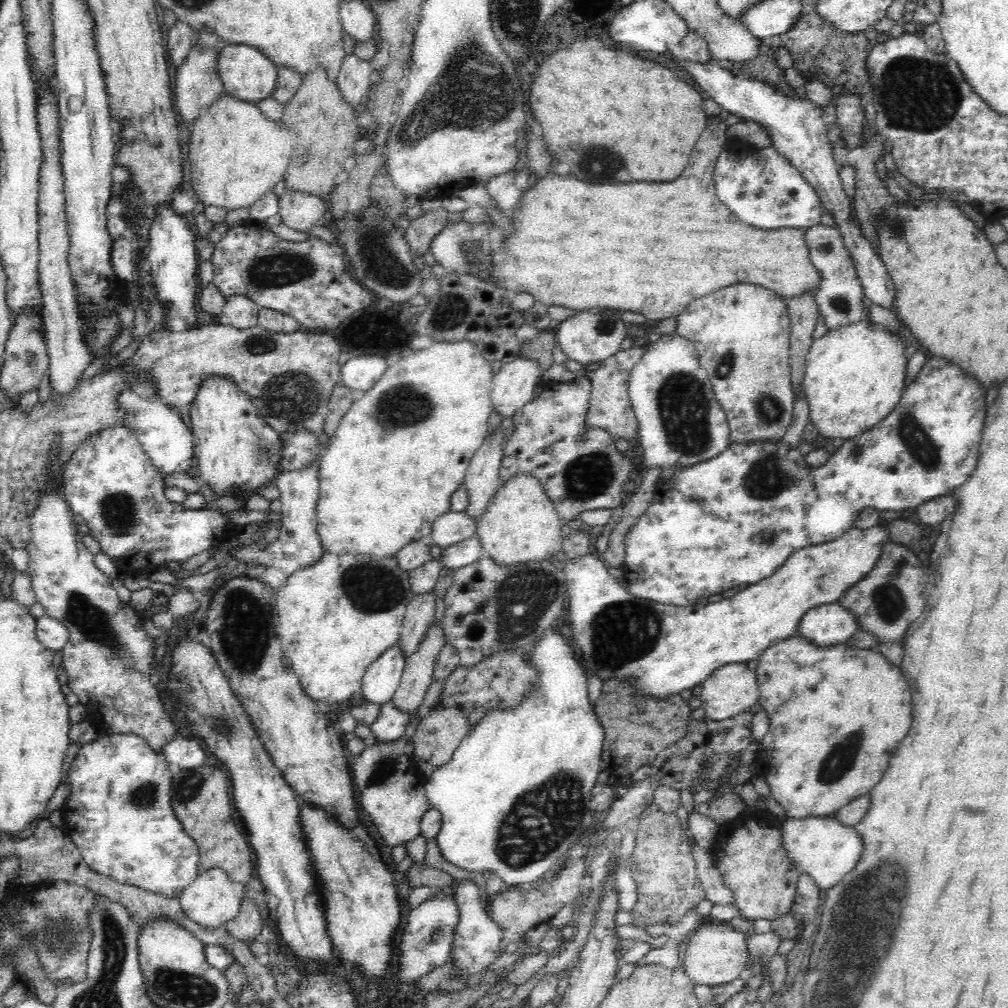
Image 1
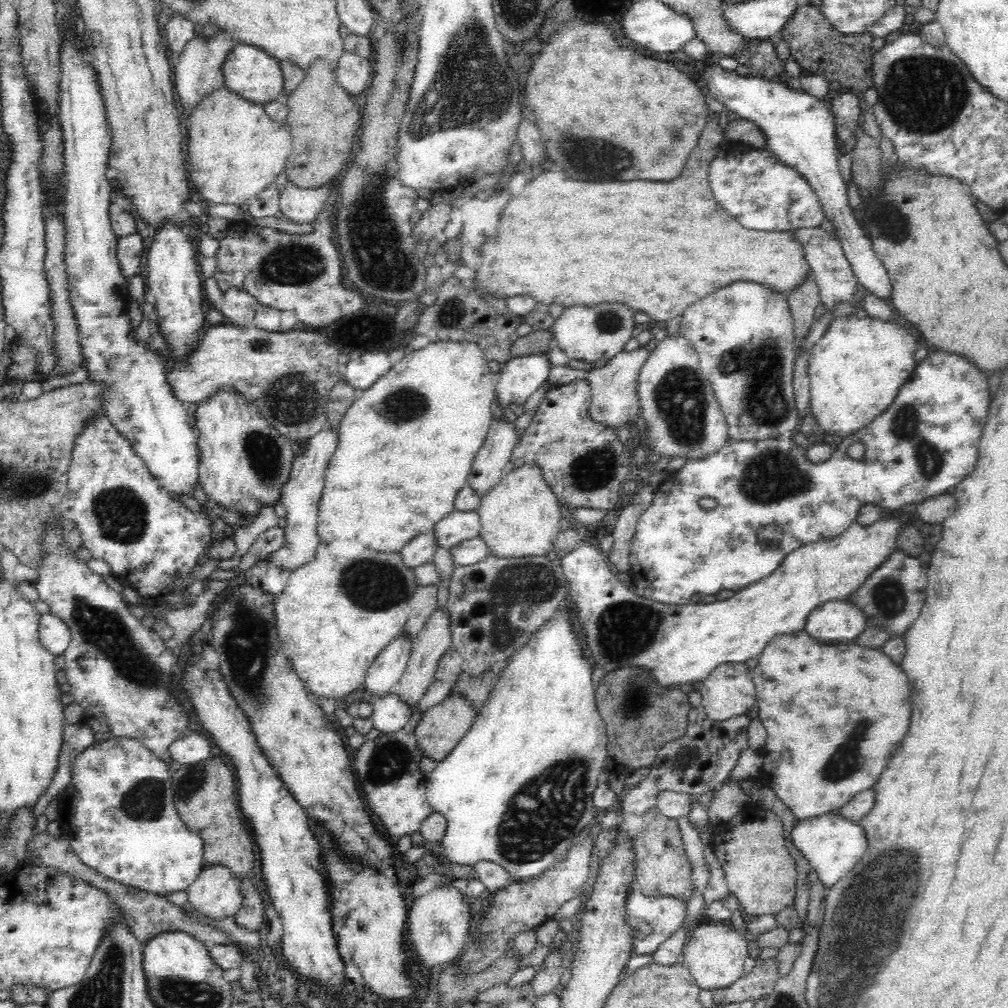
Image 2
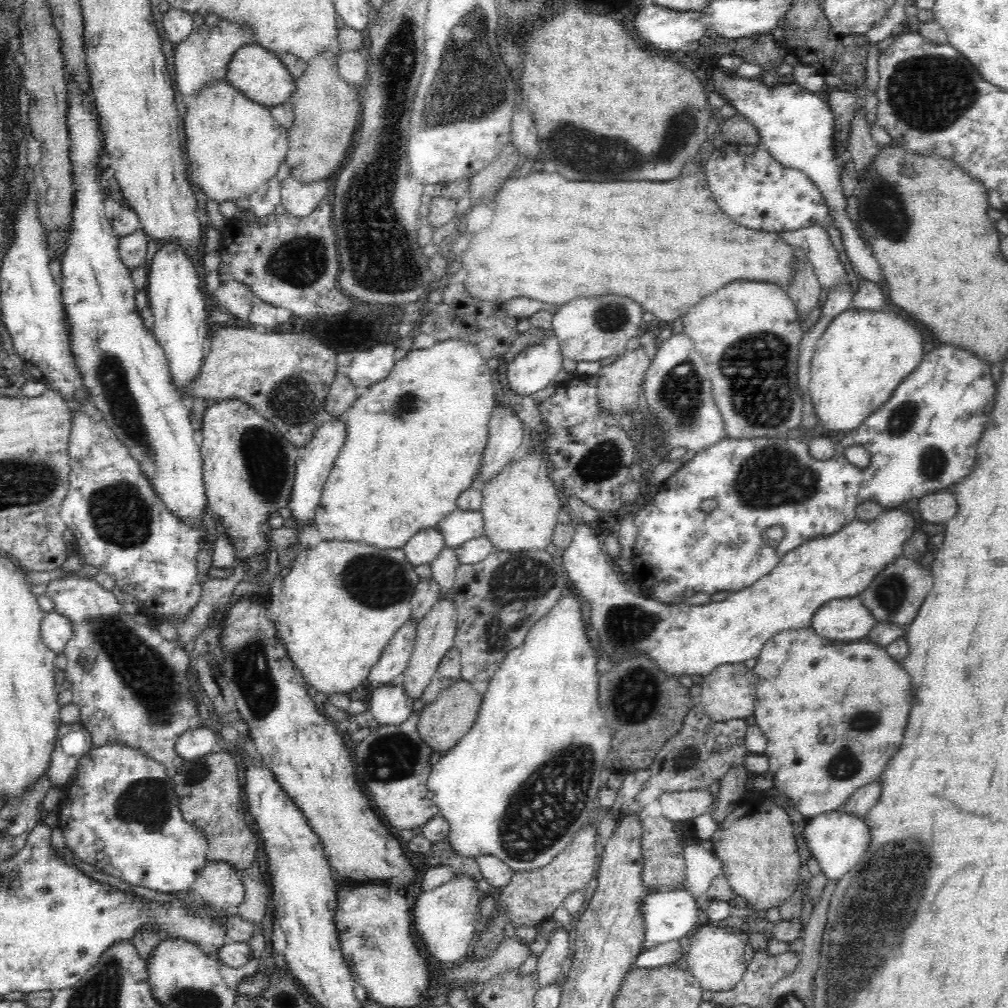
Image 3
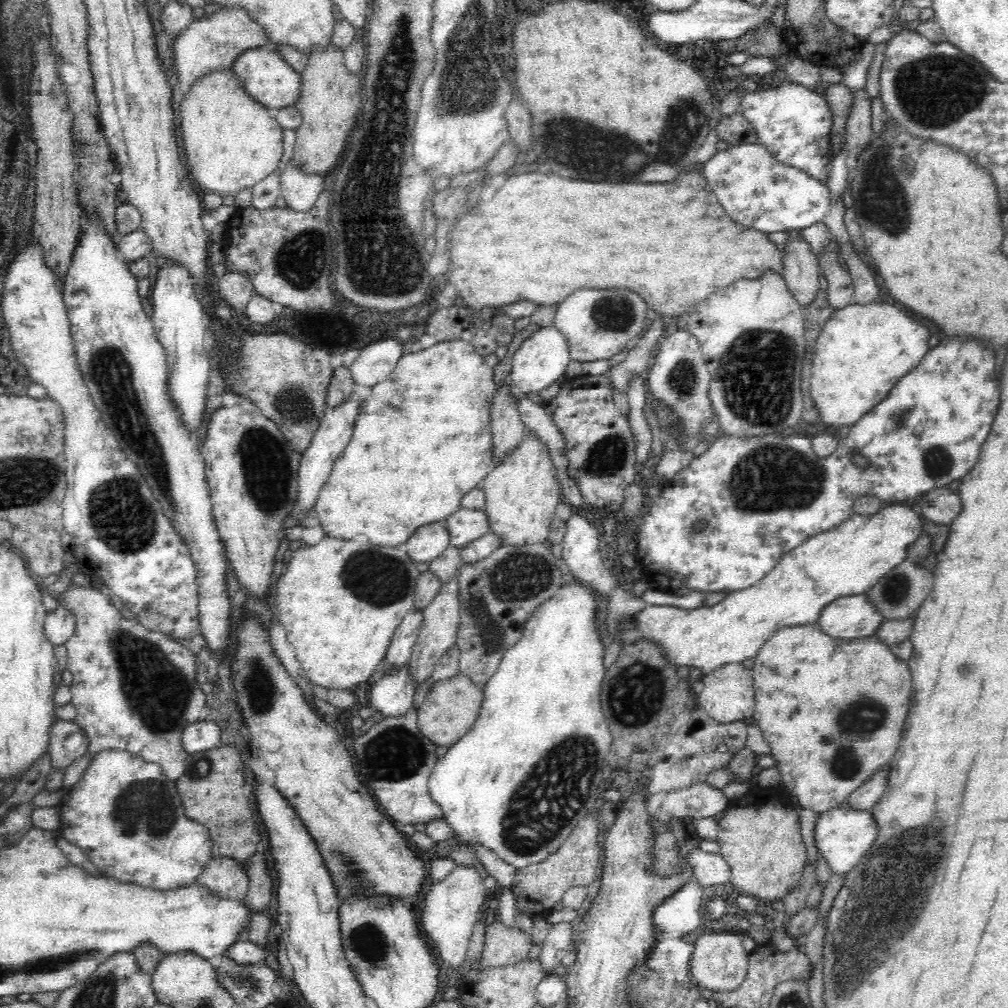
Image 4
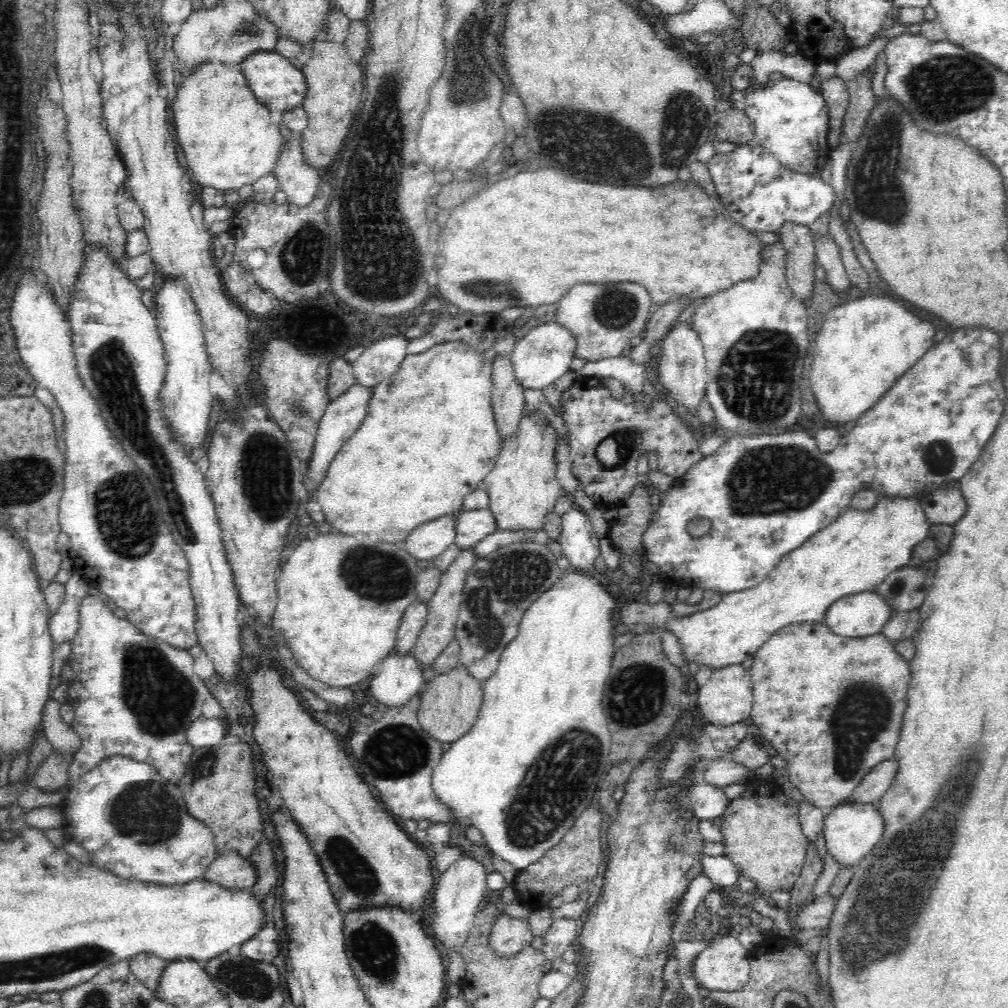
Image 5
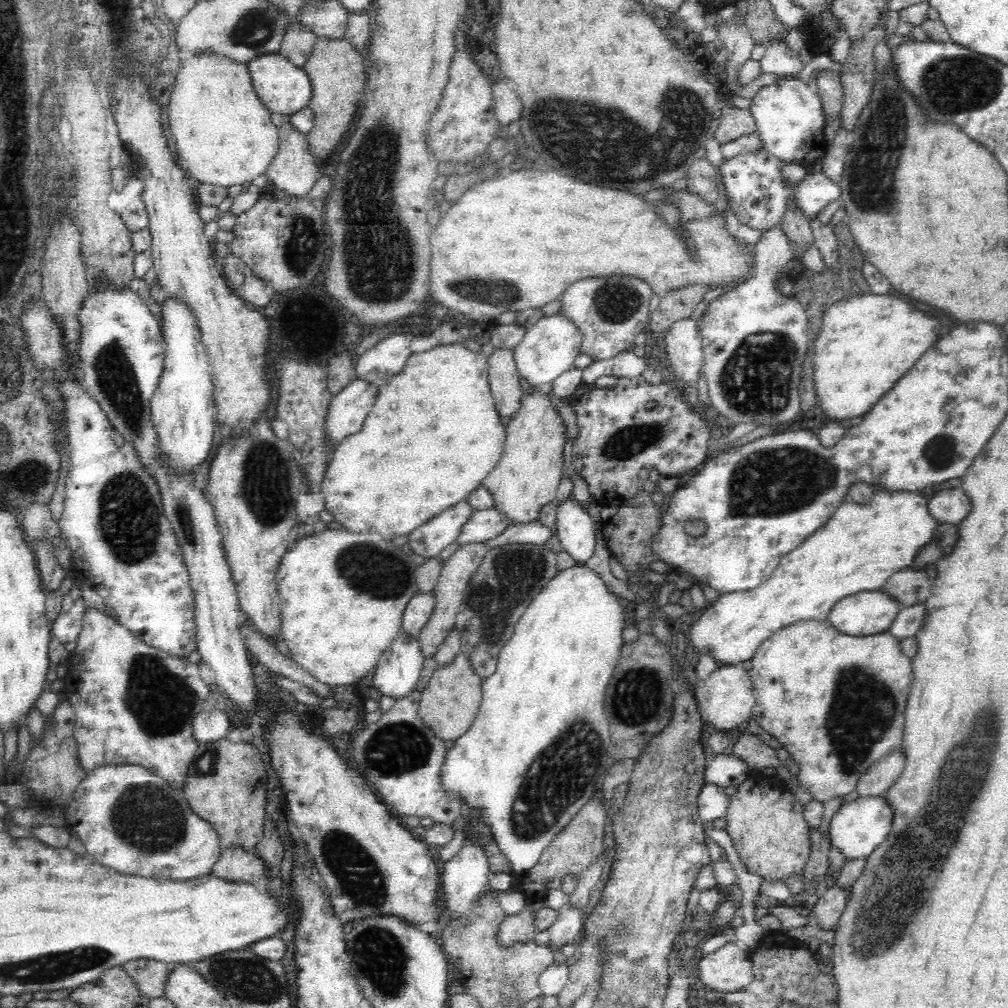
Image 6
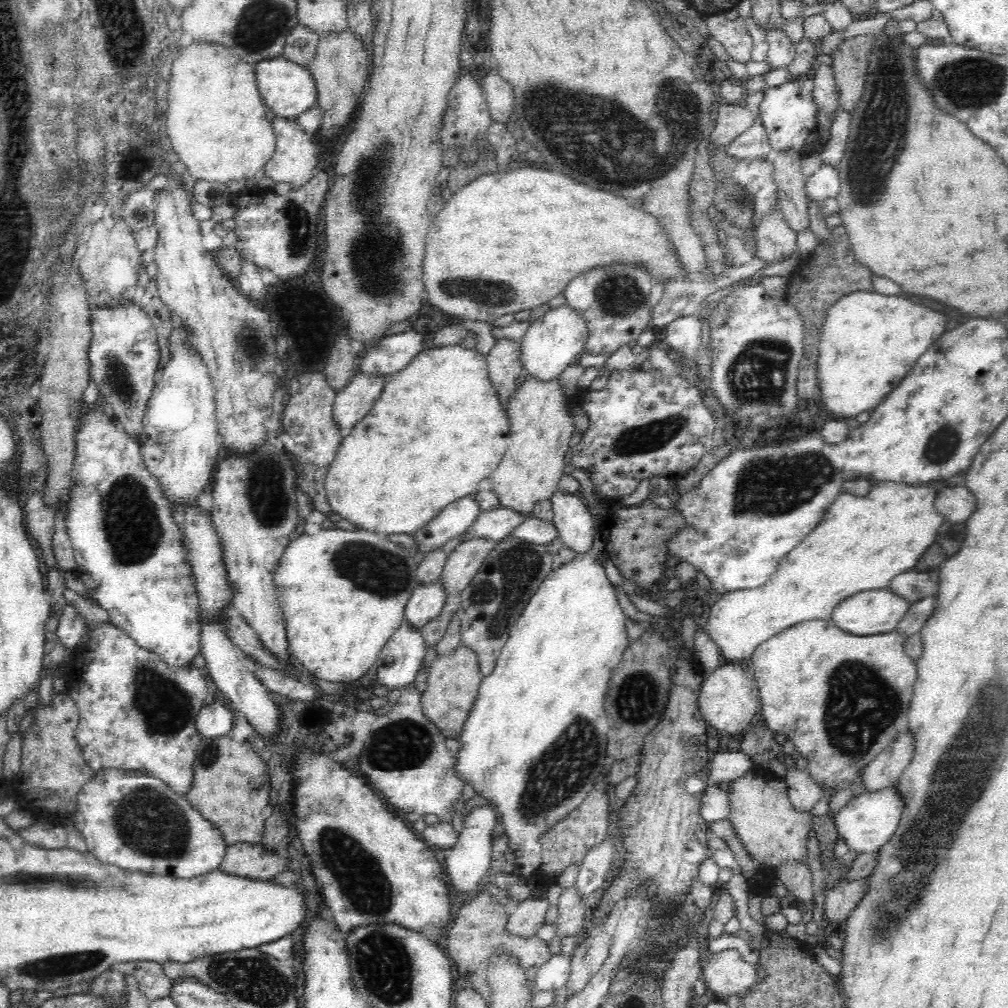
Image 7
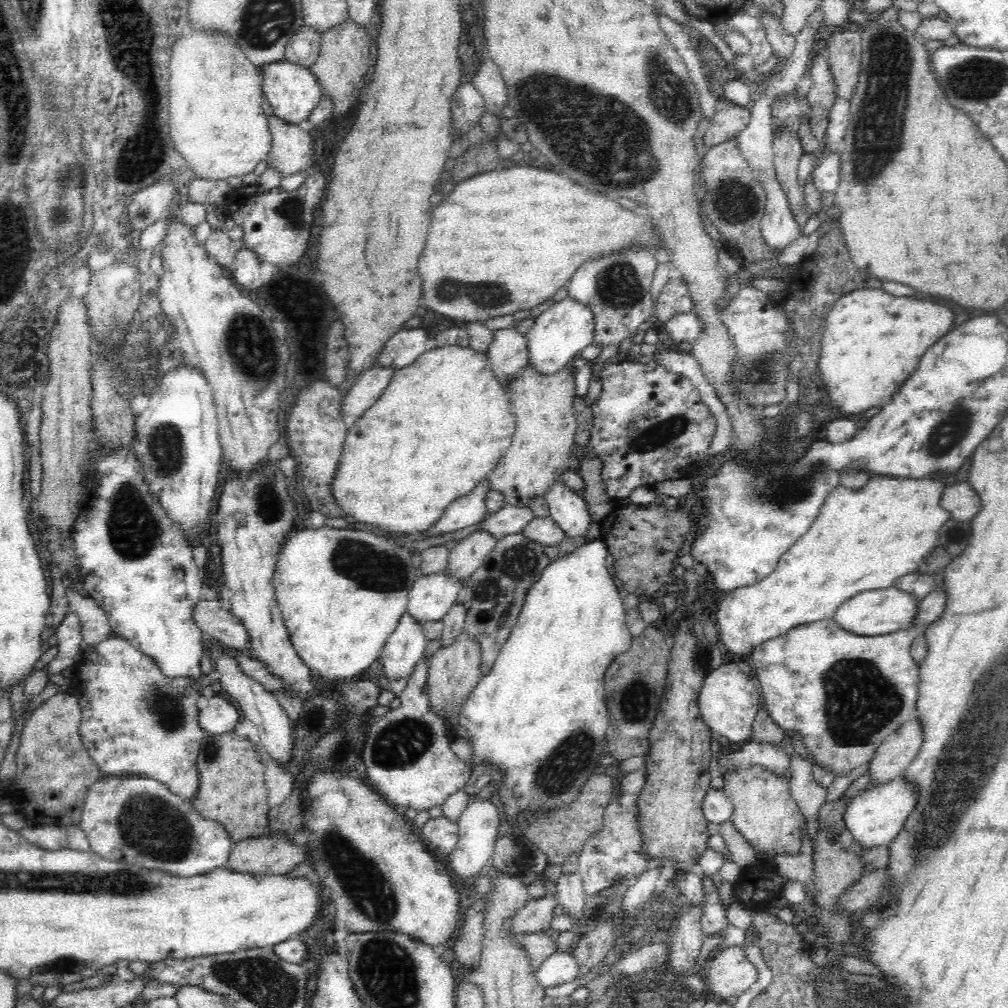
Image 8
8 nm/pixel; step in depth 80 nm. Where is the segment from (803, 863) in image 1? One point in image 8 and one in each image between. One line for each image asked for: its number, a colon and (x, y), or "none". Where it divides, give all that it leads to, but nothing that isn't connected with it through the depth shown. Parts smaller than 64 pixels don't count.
2: (833, 845)
3: (838, 840)
4: (844, 836)
5: (851, 831)
6: (861, 824)
7: (868, 821)
8: (874, 817)

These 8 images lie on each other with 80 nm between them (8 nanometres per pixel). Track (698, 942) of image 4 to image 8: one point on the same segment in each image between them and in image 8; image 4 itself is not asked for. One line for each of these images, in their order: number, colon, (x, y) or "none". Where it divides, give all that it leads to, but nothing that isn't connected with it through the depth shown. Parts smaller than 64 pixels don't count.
5: (723, 967)
6: (727, 971)
7: (726, 974)
8: (730, 974)

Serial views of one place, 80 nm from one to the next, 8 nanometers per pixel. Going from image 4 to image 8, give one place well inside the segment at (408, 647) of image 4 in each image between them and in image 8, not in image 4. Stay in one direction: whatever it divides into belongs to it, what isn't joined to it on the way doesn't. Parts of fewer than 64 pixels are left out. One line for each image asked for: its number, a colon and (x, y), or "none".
5: (412, 623)
6: (417, 612)
7: (427, 600)
8: (433, 595)

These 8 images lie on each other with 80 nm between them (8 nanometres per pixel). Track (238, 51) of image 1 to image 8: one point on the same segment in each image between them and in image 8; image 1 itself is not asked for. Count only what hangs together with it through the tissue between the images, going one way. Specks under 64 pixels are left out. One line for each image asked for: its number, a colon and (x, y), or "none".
2: (249, 71)
3: (257, 72)
4: (267, 77)
5: (278, 84)
6: (283, 87)
7: (287, 88)
8: (293, 91)

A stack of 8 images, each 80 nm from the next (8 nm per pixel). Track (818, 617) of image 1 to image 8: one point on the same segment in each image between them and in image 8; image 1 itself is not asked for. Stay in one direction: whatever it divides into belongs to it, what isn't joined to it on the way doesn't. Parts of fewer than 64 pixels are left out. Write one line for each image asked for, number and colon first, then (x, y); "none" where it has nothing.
2: (834, 621)
3: (846, 619)
4: (856, 616)
5: (866, 613)
6: (866, 613)
7: (869, 612)
8: (874, 612)

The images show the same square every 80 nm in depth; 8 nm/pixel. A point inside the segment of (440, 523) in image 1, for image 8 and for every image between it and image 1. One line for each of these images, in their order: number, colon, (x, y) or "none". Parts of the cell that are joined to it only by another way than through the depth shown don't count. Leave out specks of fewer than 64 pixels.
2: (457, 526)
3: (462, 525)
4: (465, 526)
5: (474, 525)
6: (484, 525)
7: (495, 524)
8: (510, 519)

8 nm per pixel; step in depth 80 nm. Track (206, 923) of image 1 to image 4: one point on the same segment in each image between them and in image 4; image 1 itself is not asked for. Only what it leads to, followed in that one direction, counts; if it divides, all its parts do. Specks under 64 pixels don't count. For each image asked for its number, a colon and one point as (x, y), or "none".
2: (215, 893)
3: (219, 885)
4: (226, 877)

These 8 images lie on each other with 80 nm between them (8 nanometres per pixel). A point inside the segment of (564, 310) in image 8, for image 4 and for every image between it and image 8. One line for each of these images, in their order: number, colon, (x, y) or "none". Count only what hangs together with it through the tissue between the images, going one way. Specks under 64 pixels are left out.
4: (541, 360)
5: (545, 354)
6: (549, 348)
7: (553, 342)

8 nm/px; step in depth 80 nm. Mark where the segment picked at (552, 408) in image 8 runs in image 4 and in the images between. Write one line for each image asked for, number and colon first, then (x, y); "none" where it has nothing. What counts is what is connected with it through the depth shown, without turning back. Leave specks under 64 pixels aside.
4: (521, 492)
5: (522, 487)
6: (527, 476)
7: (530, 470)

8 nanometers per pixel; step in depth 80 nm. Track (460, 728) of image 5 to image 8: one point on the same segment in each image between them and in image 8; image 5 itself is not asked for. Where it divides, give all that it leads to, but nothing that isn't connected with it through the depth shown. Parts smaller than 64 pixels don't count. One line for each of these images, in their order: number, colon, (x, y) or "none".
6: (448, 705)
7: (454, 678)
8: (454, 669)

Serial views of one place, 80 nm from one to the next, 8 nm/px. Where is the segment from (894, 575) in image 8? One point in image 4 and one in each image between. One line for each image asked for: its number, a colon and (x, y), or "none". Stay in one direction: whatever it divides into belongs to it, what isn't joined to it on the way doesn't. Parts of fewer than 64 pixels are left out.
4: (849, 559)
5: (858, 549)
6: (861, 545)
7: (861, 542)

